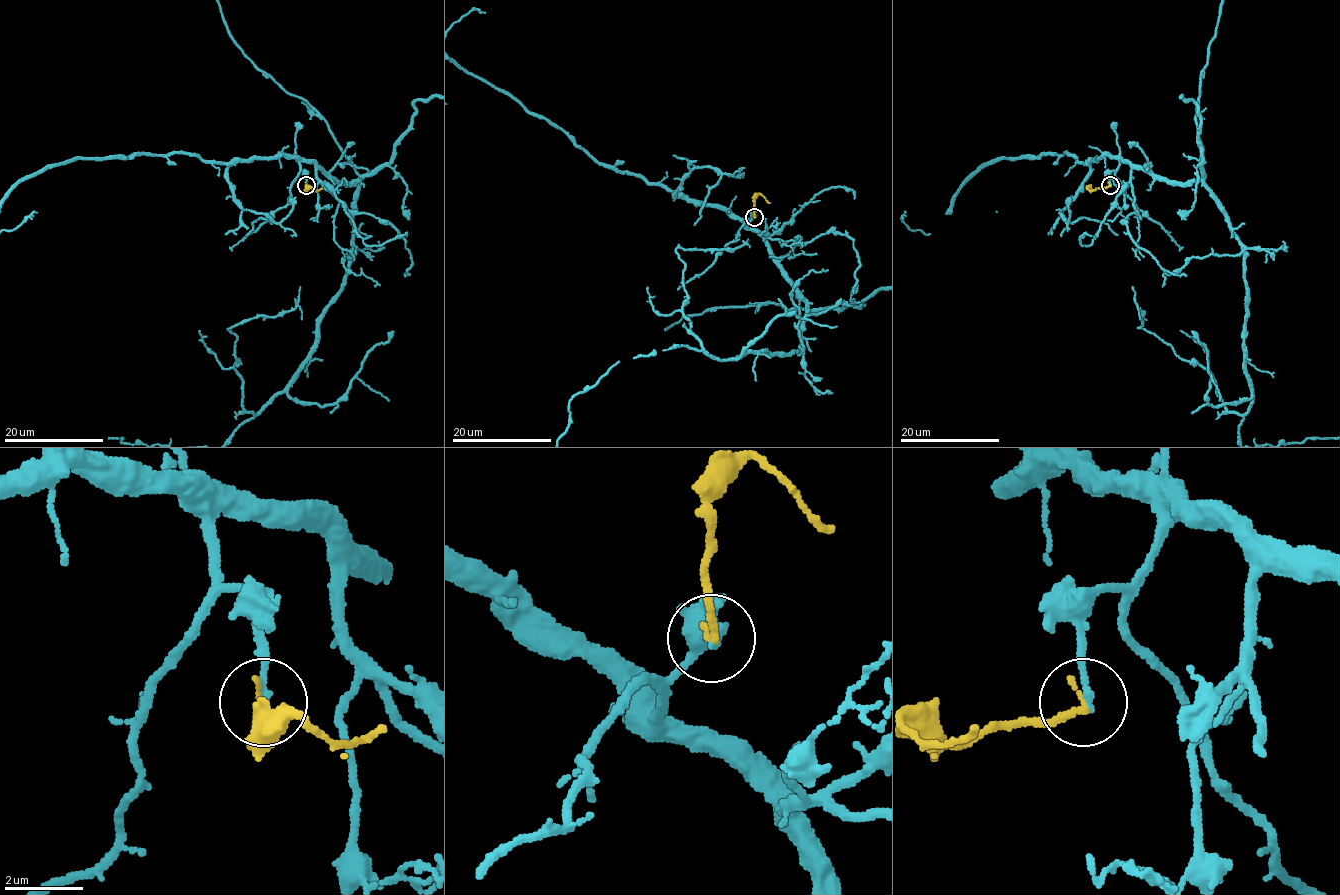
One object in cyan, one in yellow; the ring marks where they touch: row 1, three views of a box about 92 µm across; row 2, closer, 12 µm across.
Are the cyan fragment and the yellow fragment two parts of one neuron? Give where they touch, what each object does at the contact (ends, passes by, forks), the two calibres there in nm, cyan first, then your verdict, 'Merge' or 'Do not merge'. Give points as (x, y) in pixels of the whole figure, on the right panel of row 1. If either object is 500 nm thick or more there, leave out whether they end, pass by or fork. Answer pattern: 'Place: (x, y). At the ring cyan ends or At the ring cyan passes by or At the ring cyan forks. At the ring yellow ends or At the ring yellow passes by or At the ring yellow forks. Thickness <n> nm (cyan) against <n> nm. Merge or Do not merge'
Place: (1110, 185). At the ring cyan ends. At the ring yellow ends. Thickness 180 nm (cyan) against 200 nm. Do not merge

